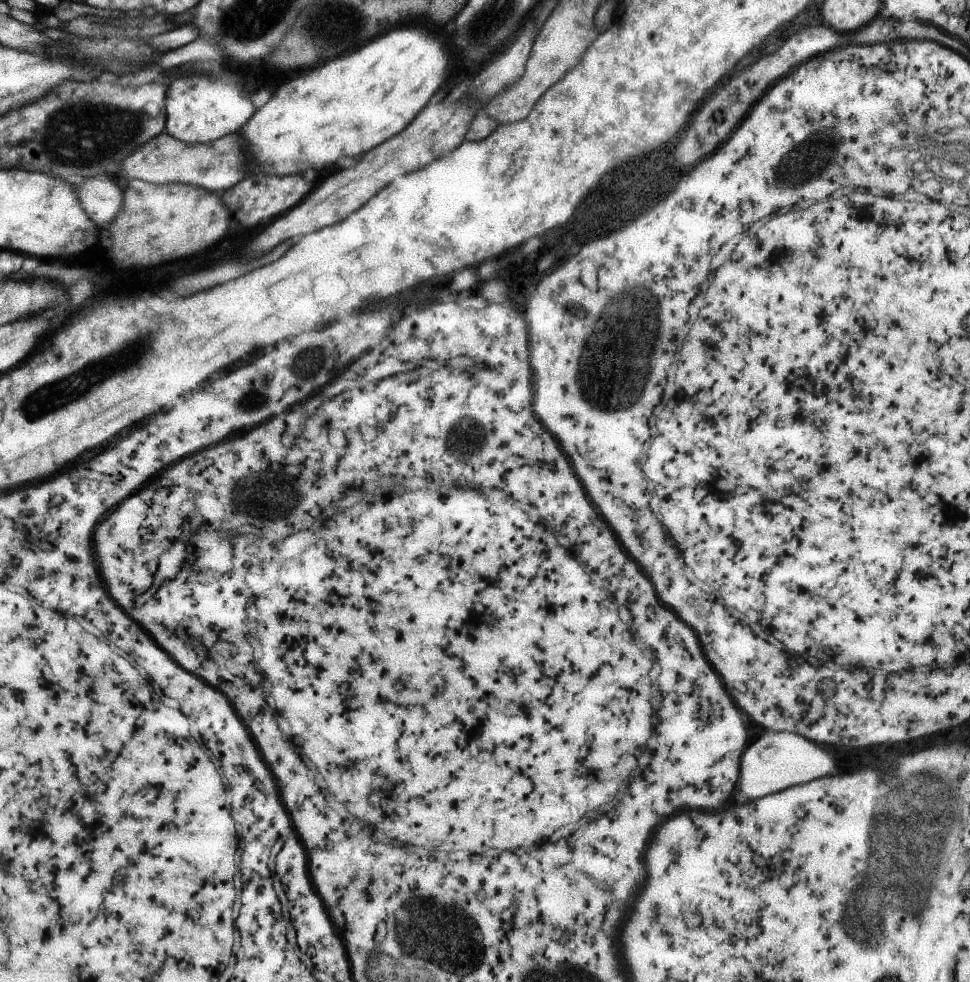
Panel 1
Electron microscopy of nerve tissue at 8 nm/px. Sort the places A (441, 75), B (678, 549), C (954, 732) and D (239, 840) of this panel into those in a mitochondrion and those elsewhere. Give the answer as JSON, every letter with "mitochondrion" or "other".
{"A":"other","B":"other","C":"other","D":"other"}

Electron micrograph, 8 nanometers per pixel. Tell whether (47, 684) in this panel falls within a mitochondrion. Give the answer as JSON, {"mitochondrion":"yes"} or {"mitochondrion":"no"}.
{"mitochondrion":"no"}

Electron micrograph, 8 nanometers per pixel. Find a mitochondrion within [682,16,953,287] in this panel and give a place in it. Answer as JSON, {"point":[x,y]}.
{"point":[797,167]}

